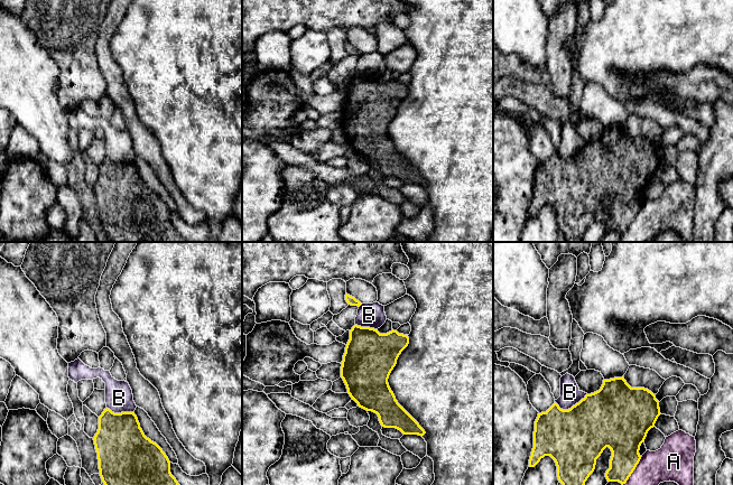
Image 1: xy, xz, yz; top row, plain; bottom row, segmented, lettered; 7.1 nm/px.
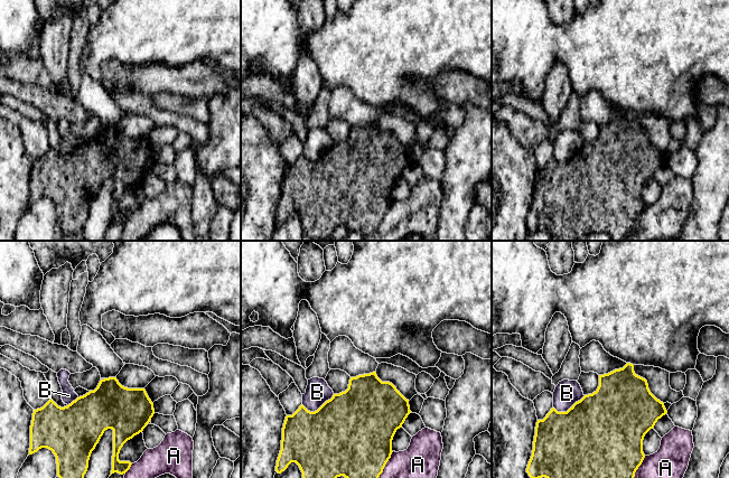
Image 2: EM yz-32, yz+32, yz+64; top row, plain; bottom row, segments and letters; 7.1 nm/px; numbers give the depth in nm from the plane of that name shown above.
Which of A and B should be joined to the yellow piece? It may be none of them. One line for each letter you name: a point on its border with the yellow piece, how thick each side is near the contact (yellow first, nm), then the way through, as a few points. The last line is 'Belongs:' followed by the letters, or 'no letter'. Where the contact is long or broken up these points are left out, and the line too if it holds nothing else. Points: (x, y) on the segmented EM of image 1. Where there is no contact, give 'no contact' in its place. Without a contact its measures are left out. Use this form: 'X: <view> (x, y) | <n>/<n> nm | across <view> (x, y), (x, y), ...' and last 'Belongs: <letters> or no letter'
Belongs: no letter

